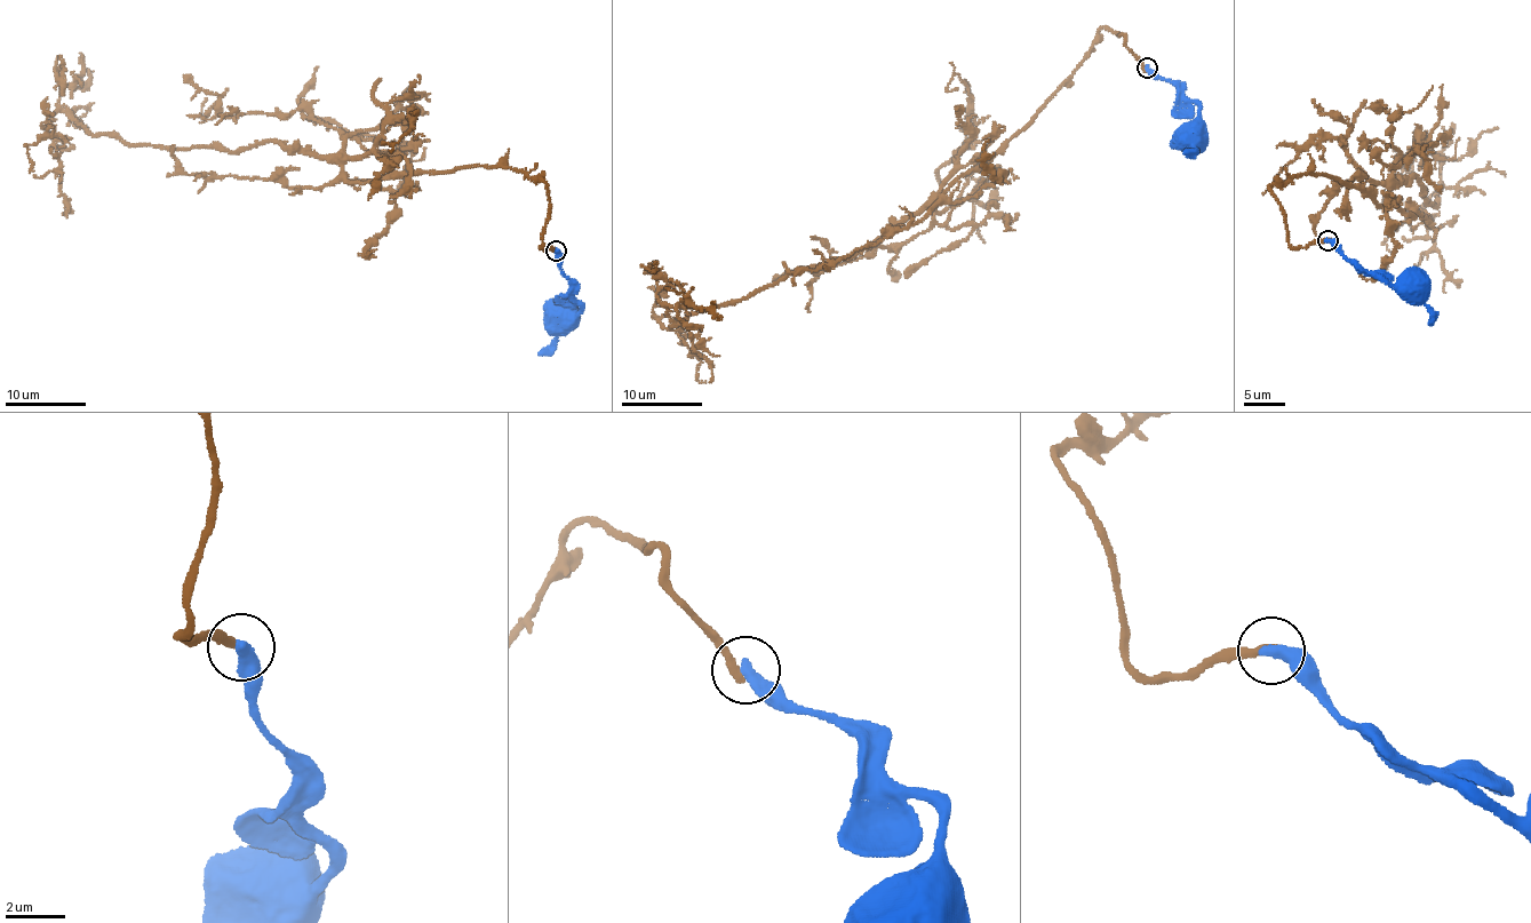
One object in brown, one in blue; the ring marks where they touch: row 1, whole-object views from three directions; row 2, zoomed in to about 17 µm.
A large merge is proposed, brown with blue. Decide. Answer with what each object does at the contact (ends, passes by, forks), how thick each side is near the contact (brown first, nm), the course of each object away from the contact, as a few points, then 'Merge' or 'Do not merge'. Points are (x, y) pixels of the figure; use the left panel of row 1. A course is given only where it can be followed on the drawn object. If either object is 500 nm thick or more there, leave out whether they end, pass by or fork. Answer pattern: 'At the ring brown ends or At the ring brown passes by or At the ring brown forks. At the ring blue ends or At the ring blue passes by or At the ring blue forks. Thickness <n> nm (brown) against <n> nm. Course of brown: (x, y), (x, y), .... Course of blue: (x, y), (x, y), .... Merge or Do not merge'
At the ring brown ends. At the ring blue ends. Thickness 320 nm (brown) against 480 nm. Course of brown: (556, 251), (541, 248), (545, 183), (510, 167), (353, 183), (272, 141), (132, 145), (57, 111), (29, 173). Course of blue: (556, 249), (581, 310), (577, 317), (569, 319). Do not merge

